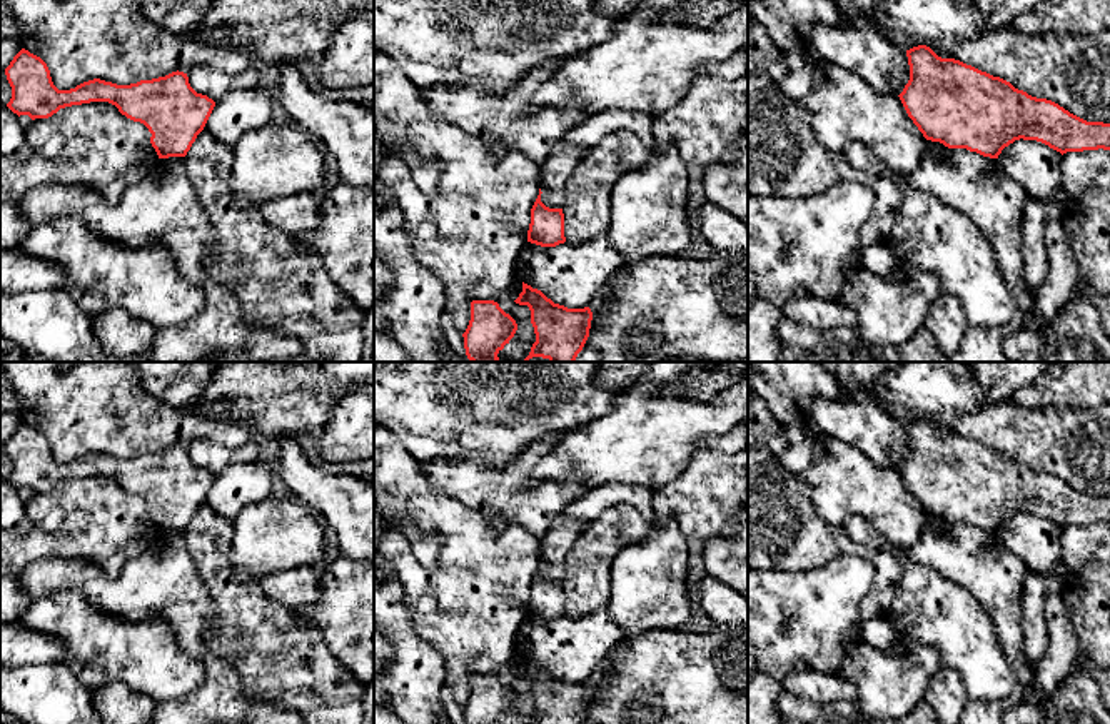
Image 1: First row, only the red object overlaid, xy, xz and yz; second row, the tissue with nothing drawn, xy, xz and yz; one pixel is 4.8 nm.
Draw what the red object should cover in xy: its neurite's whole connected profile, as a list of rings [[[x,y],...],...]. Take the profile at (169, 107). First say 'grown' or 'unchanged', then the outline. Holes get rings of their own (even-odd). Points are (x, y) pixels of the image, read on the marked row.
unchanged; [[[22,48],[5,68],[5,75],[12,87],[7,107],[18,117],[48,118],[65,107],[108,102],[122,115],[149,128],[159,158],[185,157],[215,107],[215,102],[197,93],[187,73],[179,70],[130,85],[93,78],[75,88],[58,90],[47,63]]]

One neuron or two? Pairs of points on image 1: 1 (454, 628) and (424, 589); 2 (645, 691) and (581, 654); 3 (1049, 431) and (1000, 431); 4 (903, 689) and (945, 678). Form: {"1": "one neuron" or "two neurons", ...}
{"1": "one neuron", "2": "two neurons", "3": "one neuron", "4": "two neurons"}

